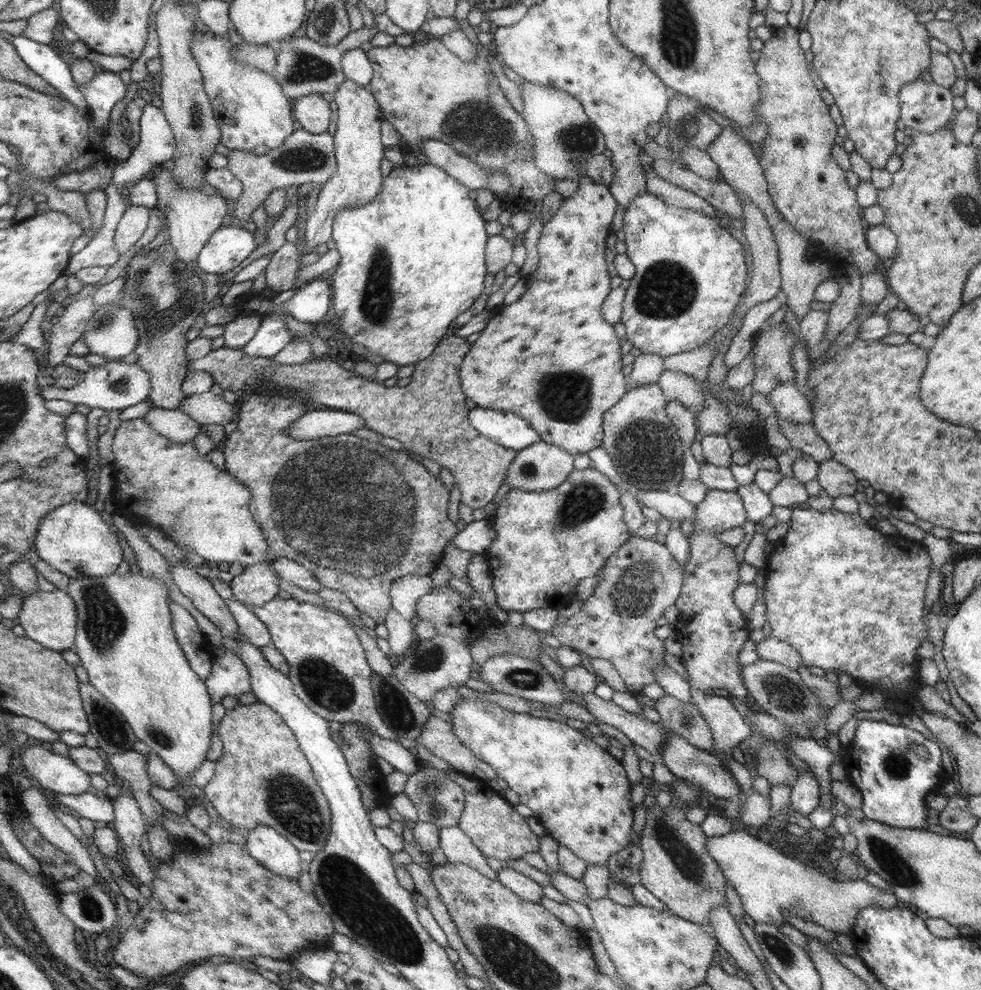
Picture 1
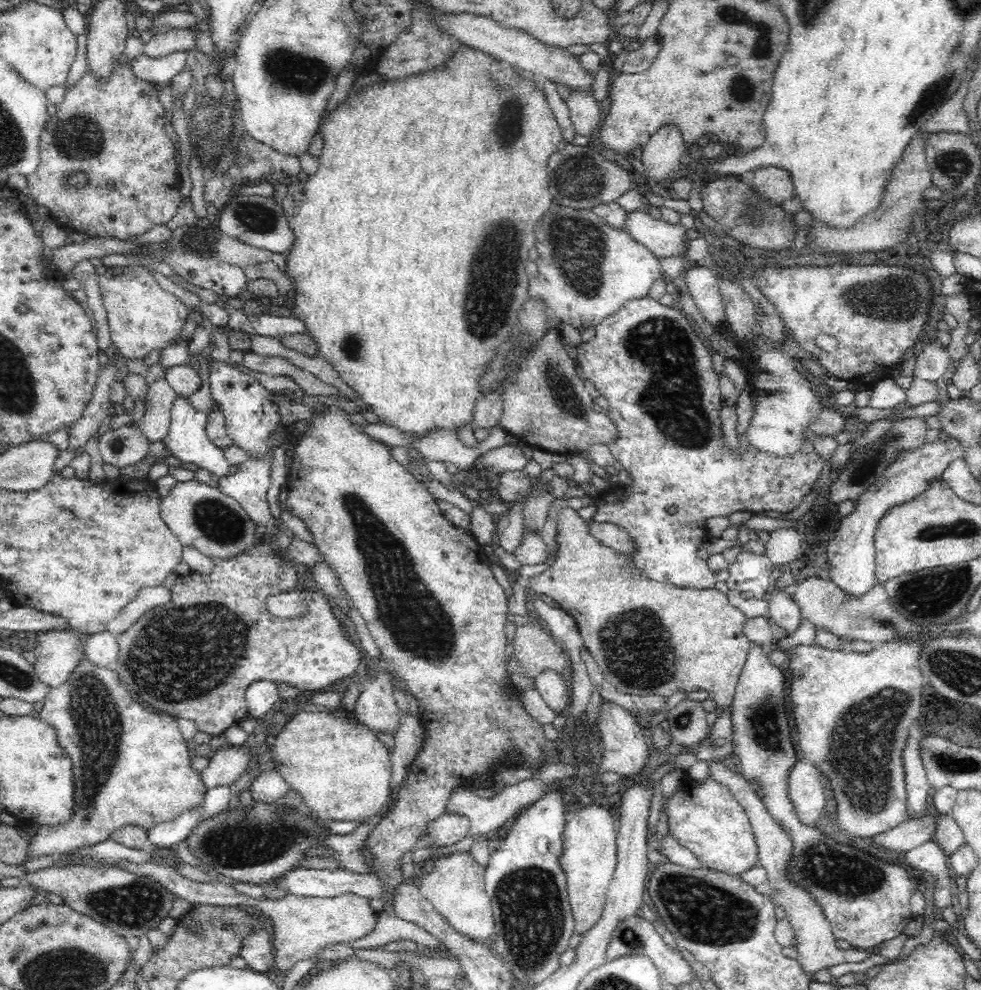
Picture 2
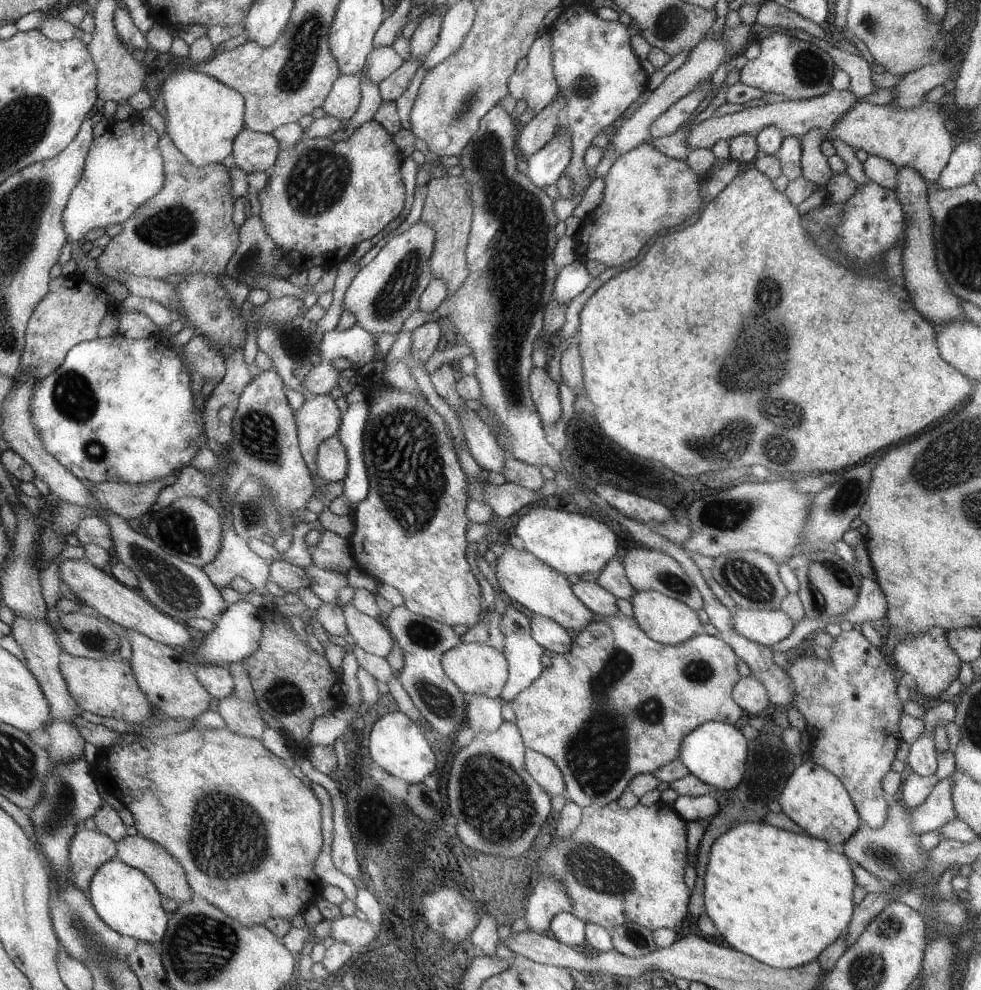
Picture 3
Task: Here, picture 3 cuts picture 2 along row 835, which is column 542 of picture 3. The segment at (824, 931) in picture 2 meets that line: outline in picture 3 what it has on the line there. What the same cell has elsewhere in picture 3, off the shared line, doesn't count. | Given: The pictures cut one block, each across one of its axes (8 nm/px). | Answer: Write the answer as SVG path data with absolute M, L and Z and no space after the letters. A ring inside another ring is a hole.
M526 750L526 767L530 771L532 778L544 787L549 795L560 796L567 789L563 773L551 758L540 754L535 750Z

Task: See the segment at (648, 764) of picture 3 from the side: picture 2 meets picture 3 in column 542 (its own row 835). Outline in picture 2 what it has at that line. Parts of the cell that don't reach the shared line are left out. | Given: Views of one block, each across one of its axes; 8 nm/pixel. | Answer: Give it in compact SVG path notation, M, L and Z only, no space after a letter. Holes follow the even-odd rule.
M686 775L683 783L661 804L668 818L668 830L706 869L729 875L742 874L758 864L758 847L746 811L735 802L730 792L710 778L696 783Z

